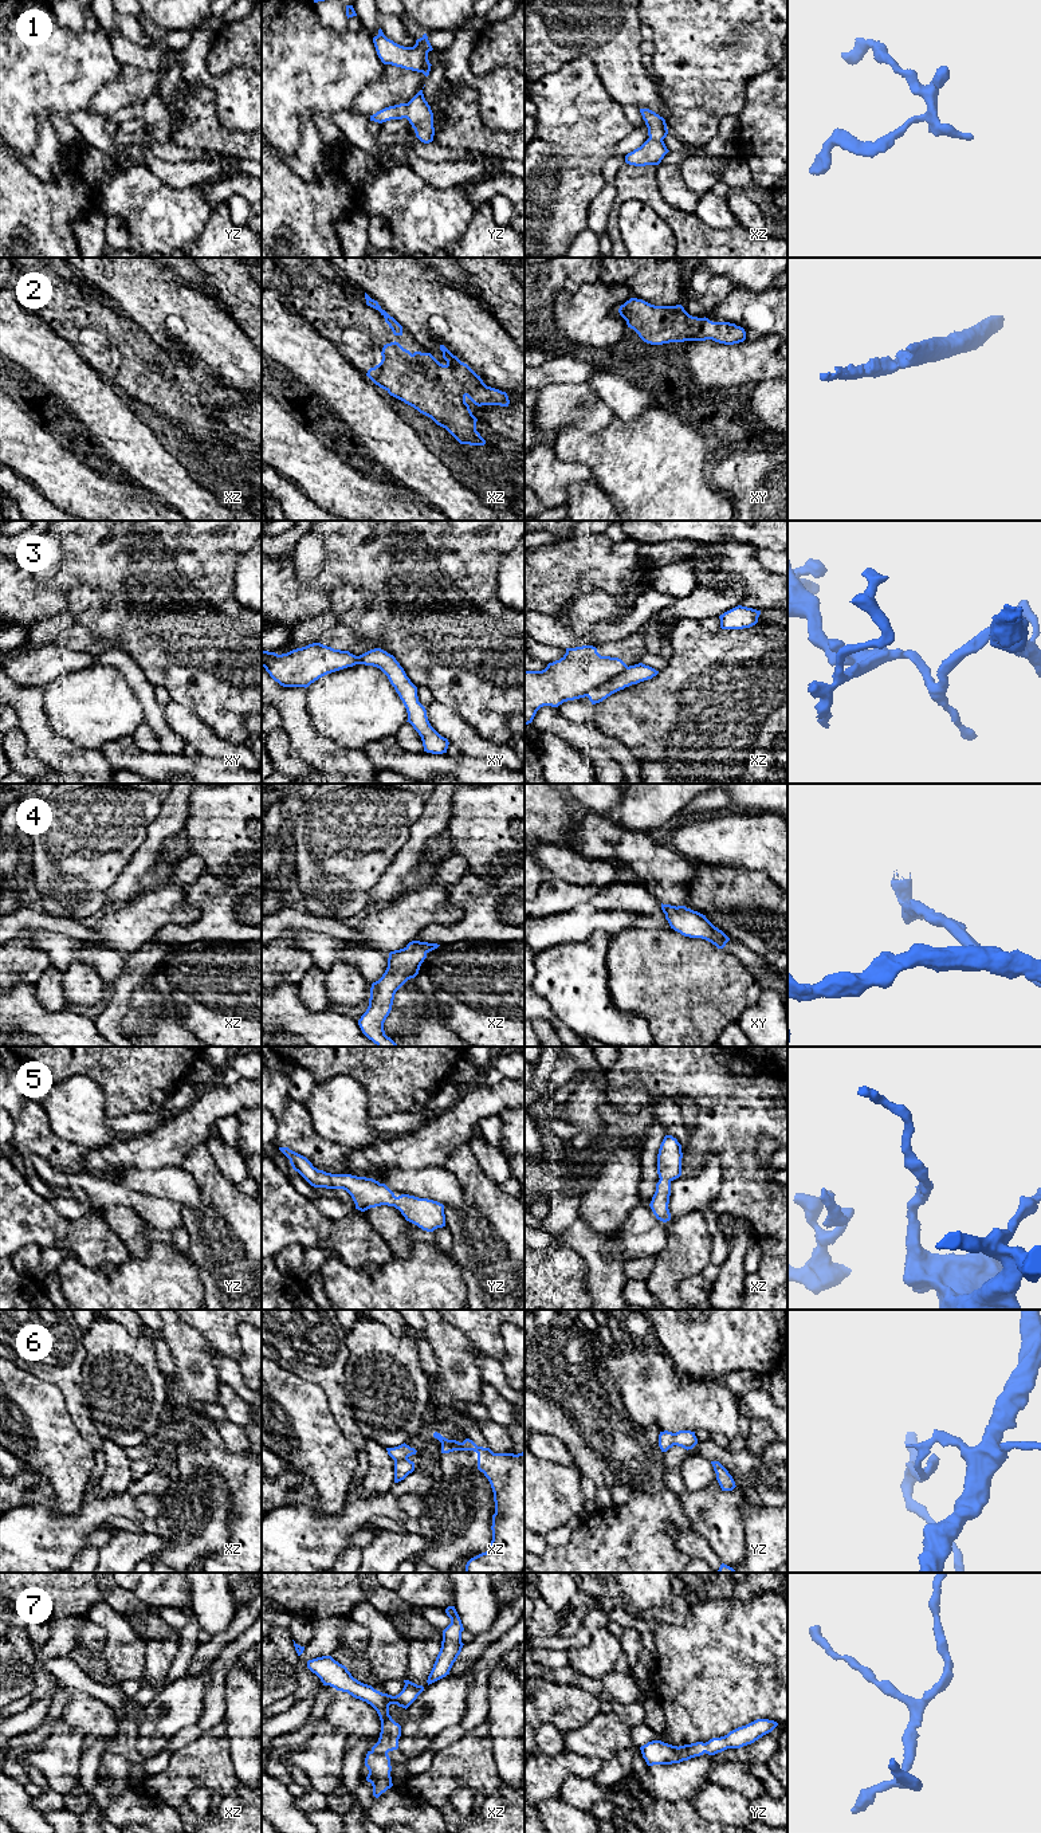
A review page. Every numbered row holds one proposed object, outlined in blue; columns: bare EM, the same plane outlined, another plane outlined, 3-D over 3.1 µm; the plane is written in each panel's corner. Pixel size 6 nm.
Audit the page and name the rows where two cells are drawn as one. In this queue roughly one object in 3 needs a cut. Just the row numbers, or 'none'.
3, 6

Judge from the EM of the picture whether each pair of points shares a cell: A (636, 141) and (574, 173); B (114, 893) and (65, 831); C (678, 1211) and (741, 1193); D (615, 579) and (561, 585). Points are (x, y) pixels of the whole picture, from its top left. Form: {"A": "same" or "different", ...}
{"A": "different", "B": "different", "C": "different", "D": "same"}

